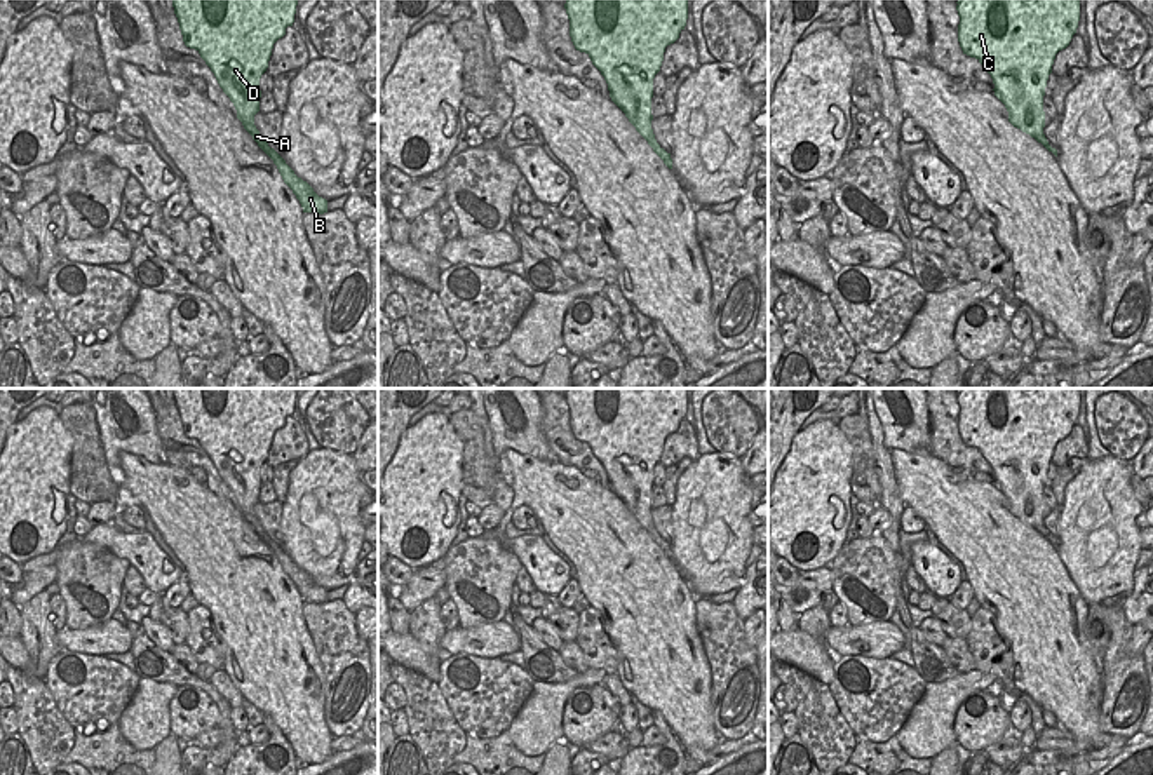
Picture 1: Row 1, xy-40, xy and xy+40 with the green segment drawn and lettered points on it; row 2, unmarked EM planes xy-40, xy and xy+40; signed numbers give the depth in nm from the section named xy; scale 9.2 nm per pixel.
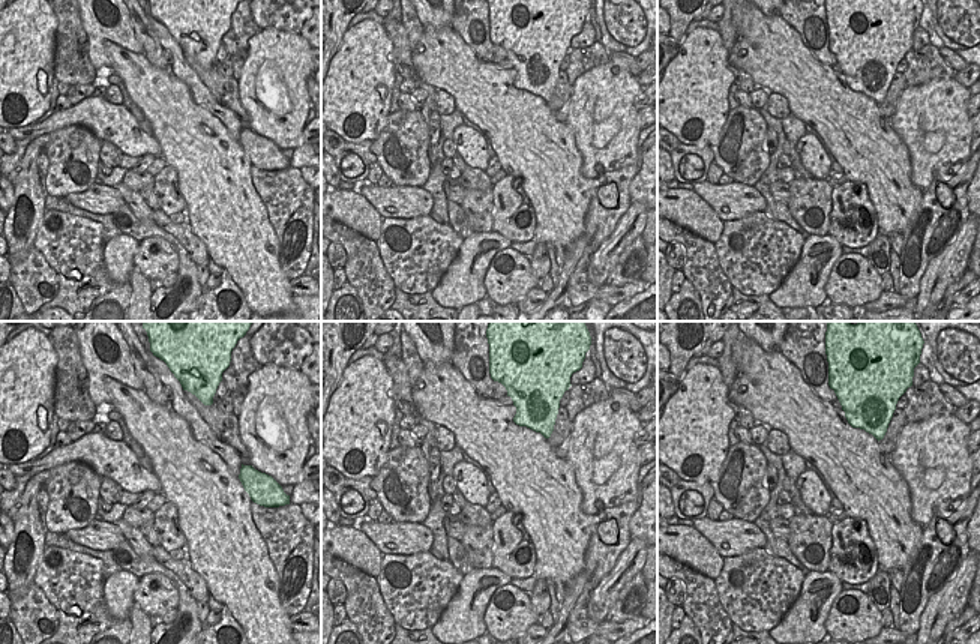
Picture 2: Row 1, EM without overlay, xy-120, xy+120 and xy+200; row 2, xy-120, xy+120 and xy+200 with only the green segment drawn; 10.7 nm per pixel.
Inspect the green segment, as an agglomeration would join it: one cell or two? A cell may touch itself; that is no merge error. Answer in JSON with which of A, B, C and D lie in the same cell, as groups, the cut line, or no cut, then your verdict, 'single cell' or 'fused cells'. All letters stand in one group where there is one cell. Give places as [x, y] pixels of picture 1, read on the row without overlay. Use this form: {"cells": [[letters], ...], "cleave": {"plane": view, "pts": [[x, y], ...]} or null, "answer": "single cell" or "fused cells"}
{"cells": [["A", "B", "C", "D"]], "cleave": null, "answer": "single cell"}

